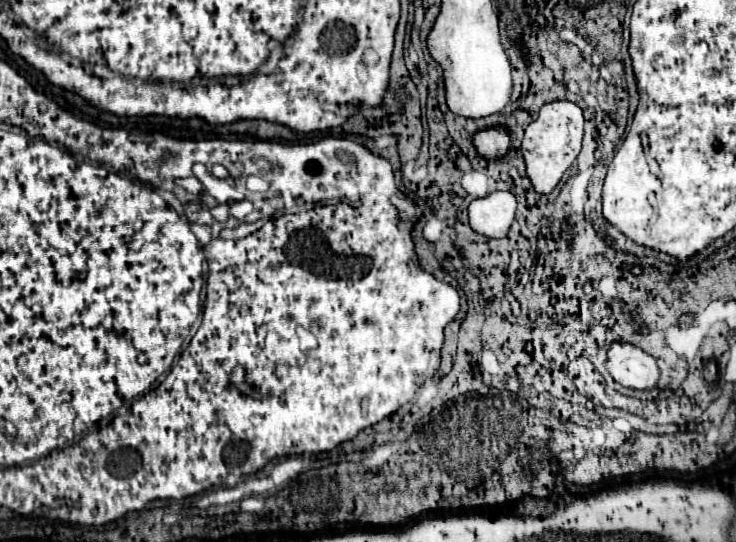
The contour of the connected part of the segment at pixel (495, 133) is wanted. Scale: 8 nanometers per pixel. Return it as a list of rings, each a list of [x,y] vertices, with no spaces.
[[[498,128],[482,130],[474,136],[474,146],[478,148],[482,158],[500,158],[510,148],[508,130],[498,130]]]

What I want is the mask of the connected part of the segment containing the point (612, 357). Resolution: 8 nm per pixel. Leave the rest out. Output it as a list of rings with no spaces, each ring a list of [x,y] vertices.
[[[612,342],[606,366],[616,382],[634,390],[650,390],[660,378],[656,360],[632,344]]]

